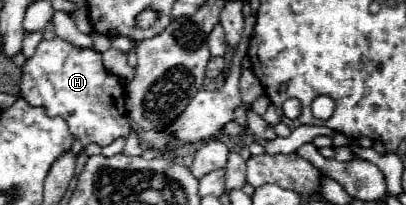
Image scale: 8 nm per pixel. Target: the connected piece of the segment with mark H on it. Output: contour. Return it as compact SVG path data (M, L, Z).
M53 38L53 40L43 40L37 46L37 52L31 60L25 62L23 66L23 78L21 78L21 94L23 98L33 104L33 106L45 106L49 116L63 116L65 122L69 124L69 130L73 136L77 136L83 144L101 144L107 146L111 144L115 138L119 136L127 136L129 128L127 128L127 110L125 110L125 90L123 84L119 82L121 78L111 74L99 52L93 50L77 50L73 48L69 42L61 40L61 38Z

